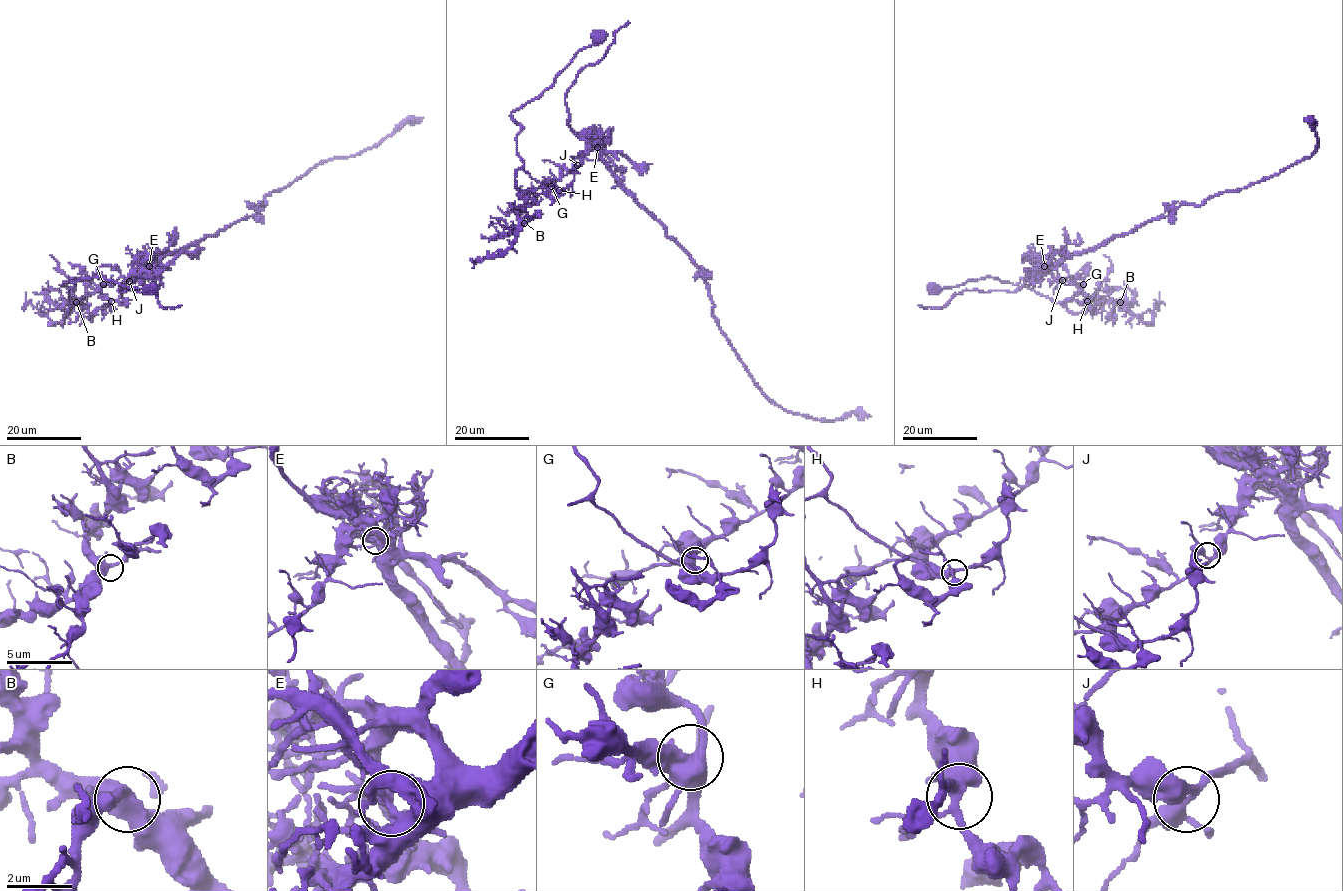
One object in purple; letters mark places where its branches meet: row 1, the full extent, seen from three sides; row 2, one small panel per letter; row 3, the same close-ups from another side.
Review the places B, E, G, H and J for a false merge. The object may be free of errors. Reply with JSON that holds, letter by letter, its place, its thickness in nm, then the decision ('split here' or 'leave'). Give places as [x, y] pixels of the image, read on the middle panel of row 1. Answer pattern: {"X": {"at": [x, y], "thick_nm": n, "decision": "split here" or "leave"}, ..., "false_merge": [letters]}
{"B": {"at": [524, 223], "thick_nm": 400, "decision": "leave"}, "E": {"at": [597, 147], "thick_nm": 320, "decision": "split here"}, "G": {"at": [551, 186], "thick_nm": 550, "decision": "leave"}, "H": {"at": [559, 190], "thick_nm": 320, "decision": "leave"}, "J": {"at": [577, 165], "thick_nm": 280, "decision": "leave"}, "false_merge": ["E"]}

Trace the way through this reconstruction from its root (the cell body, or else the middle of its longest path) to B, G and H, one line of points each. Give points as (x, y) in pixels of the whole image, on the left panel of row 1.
B: (151, 291), (98, 277), (72, 279), (75, 303), (67, 314), (70, 298), (76, 302)
G: (151, 291), (98, 277), (63, 282), (72, 279), (73, 286), (68, 291), (72, 303), (103, 284)
H: (151, 291), (98, 277), (63, 282), (72, 279), (73, 286), (68, 291), (72, 303), (96, 292), (111, 301)

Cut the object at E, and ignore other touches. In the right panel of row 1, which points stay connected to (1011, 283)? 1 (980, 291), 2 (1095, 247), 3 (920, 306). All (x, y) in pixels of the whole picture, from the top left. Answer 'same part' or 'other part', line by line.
1: other part
2: other part
3: other part

